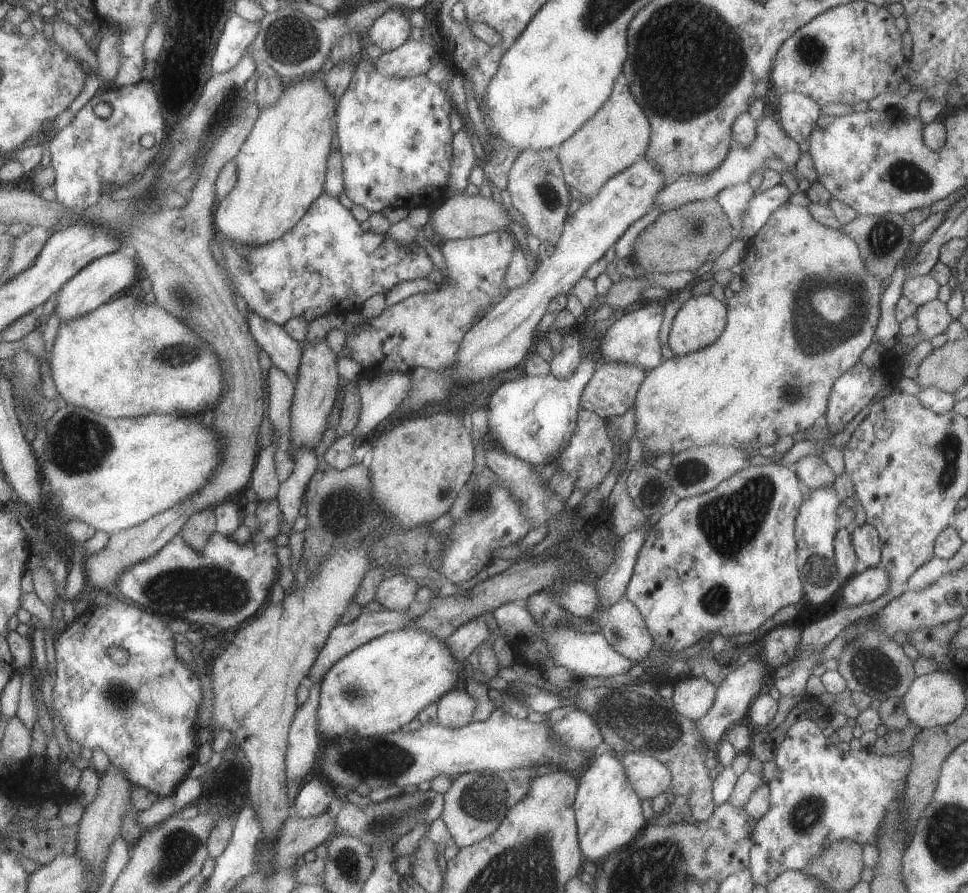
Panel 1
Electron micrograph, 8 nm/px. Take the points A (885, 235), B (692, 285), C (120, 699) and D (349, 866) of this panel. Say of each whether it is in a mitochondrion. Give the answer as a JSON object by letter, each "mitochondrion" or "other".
{"A":"mitochondrion","B":"other","C":"mitochondrion","D":"mitochondrion"}

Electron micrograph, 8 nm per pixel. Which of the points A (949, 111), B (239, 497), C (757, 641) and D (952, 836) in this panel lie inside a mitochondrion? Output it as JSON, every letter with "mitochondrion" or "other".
{"A":"other","B":"other","C":"other","D":"mitochondrion"}

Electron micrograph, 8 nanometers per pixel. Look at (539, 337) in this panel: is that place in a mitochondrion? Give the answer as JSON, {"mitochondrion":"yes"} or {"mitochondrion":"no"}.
{"mitochondrion":"no"}

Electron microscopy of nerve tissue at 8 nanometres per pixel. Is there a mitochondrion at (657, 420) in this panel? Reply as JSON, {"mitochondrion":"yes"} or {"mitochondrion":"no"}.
{"mitochondrion":"no"}

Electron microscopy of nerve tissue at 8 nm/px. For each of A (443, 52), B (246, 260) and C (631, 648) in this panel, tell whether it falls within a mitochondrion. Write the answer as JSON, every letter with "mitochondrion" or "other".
{"A":"other","B":"mitochondrion","C":"other"}

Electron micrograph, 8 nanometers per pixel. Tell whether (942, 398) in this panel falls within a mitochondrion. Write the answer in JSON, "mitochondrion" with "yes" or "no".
{"mitochondrion":"no"}

